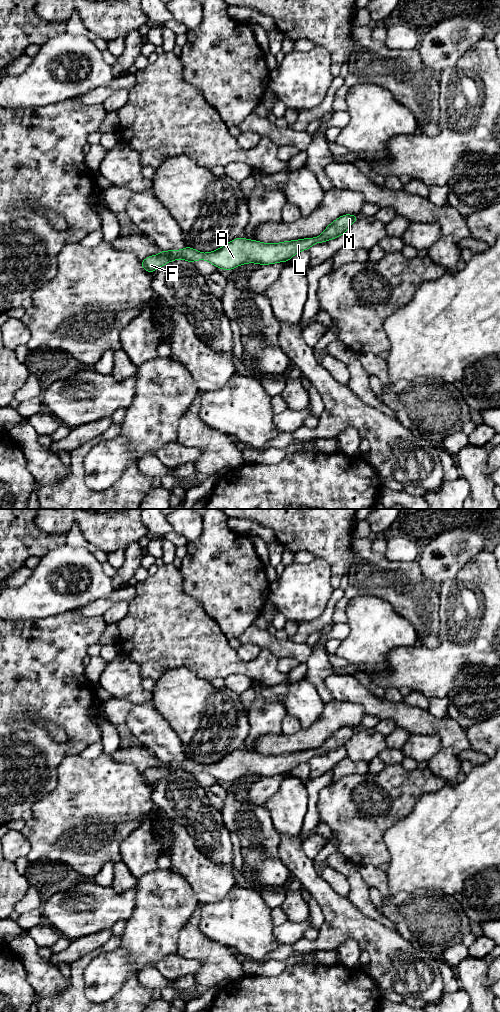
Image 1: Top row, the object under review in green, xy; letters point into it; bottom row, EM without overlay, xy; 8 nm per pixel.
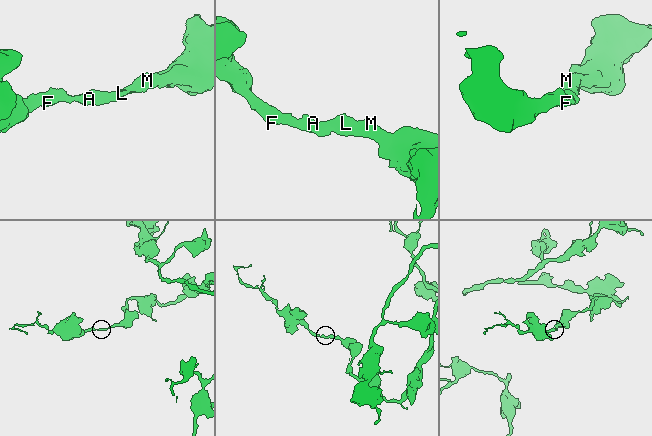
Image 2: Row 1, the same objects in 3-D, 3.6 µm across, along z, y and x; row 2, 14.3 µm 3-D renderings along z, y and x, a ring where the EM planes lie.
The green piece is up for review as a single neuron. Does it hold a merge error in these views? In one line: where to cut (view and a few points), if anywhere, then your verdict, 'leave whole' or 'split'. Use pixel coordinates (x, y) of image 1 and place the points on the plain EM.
cut none; leave whole

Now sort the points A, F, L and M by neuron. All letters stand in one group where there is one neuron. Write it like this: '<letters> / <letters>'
A F L M

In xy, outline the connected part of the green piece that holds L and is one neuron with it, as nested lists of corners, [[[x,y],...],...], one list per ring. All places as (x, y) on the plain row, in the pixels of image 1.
[[[344,726],[328,737],[318,749],[274,756],[238,749],[221,760],[208,765],[201,765],[188,758],[181,762],[161,762],[160,766],[149,768],[140,773],[140,776],[146,784],[152,785],[168,774],[176,773],[179,770],[189,775],[203,771],[224,782],[233,782],[235,779],[246,775],[268,777],[278,774],[289,774],[292,768],[300,763],[308,762],[314,756],[344,747],[358,730],[359,727]]]

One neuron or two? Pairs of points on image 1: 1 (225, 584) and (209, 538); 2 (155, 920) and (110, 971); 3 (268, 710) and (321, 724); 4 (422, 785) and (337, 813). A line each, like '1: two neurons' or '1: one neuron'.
1: one neuron
2: one neuron
3: two neurons
4: one neuron

